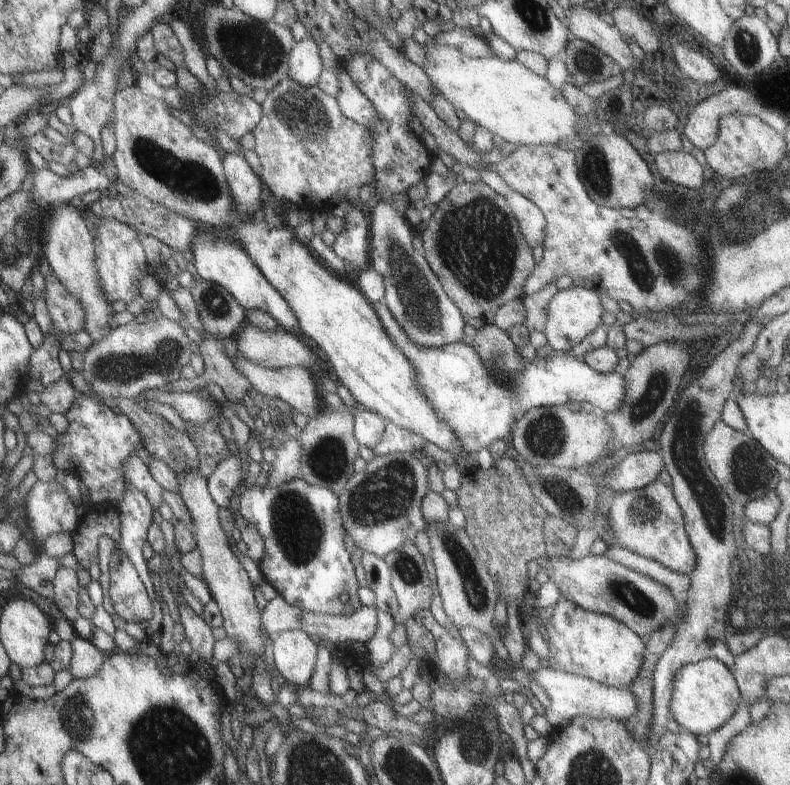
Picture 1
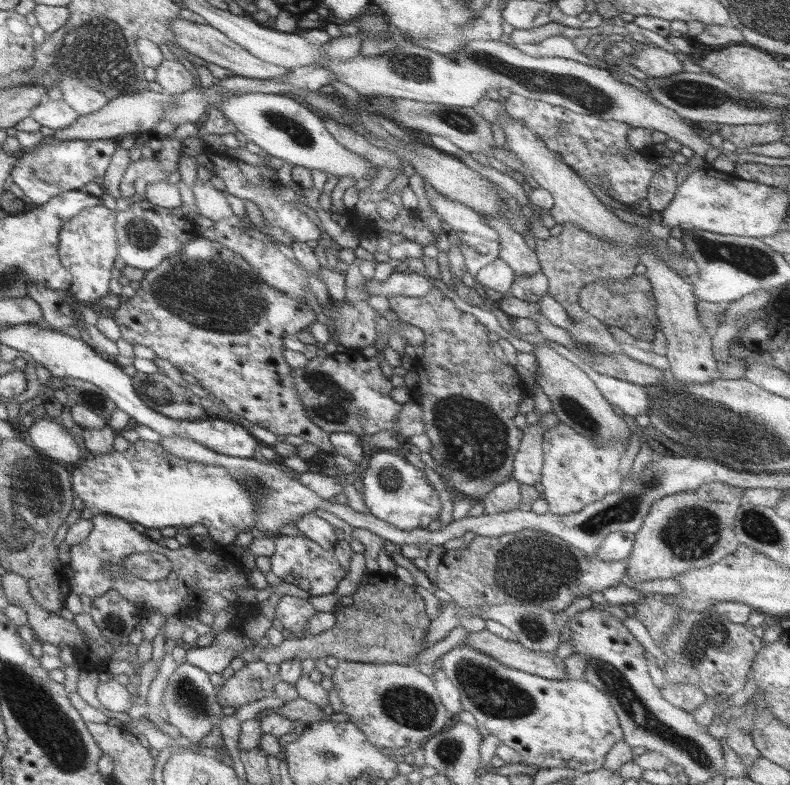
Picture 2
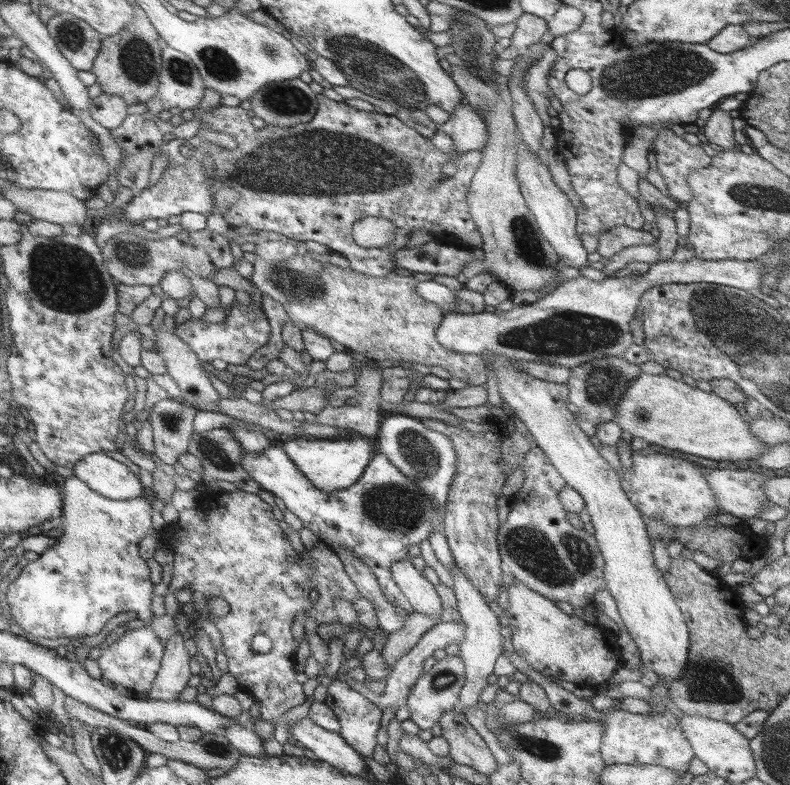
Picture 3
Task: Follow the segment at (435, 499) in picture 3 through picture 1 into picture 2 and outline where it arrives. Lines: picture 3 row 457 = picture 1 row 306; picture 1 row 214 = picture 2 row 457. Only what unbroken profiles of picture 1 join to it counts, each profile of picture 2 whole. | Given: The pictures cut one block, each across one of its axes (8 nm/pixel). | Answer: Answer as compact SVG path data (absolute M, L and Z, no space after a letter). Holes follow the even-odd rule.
M375 450L363 464L359 474L363 482L363 502L369 514L391 524L391 528L413 530L413 528L431 528L437 526L439 518L439 498L433 486L423 478L423 474L413 468L407 458L389 454L389 450Z

